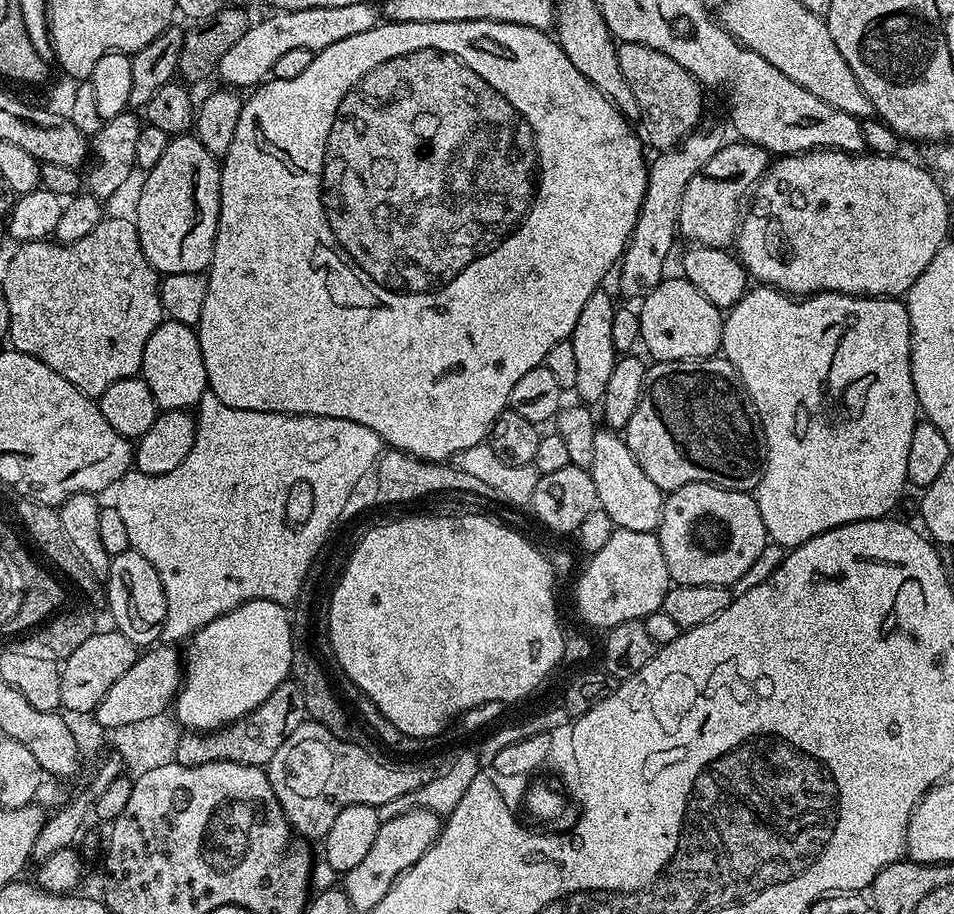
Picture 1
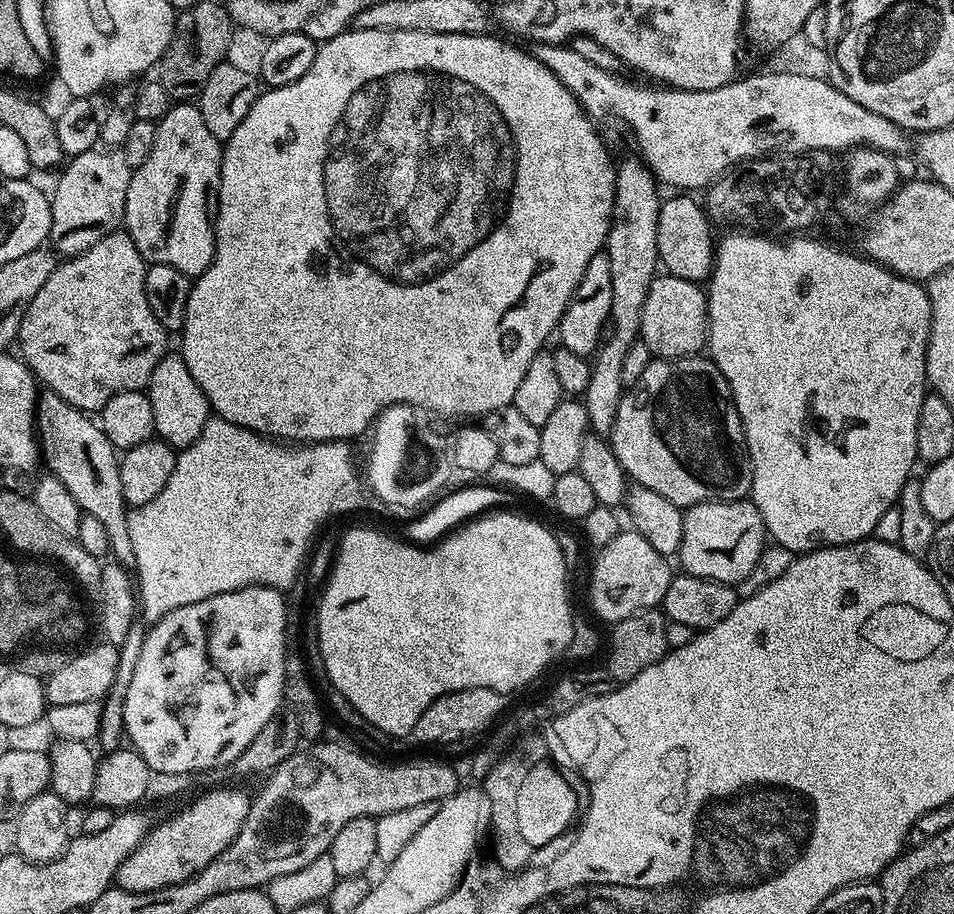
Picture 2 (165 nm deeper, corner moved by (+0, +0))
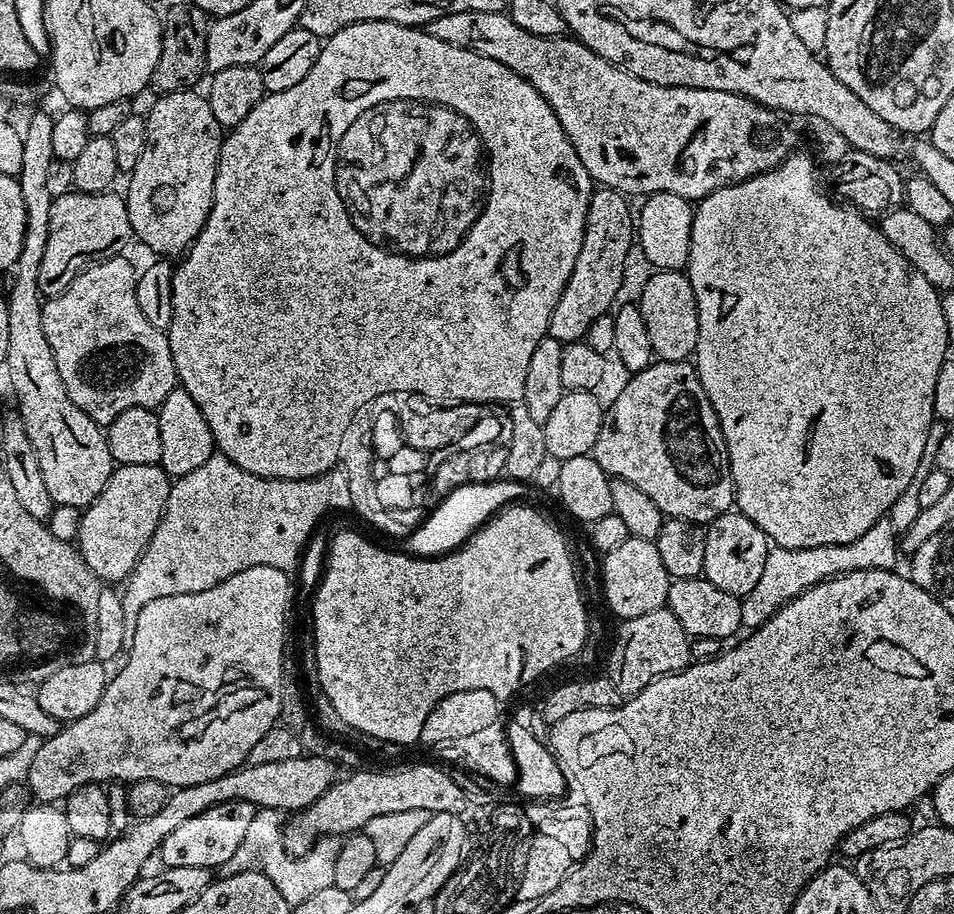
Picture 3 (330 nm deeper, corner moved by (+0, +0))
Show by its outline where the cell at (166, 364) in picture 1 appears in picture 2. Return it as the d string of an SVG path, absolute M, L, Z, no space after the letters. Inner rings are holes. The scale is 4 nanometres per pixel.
M165 354L158 366L154 366L154 374L150 374L146 391L154 410L155 435L174 449L189 448L208 425L210 405L194 374L190 374L183 355Z

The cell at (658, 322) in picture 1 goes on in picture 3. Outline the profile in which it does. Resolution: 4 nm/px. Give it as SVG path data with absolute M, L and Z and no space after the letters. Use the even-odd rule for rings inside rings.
M656 270L640 292L638 307L650 334L650 346L661 360L688 360L698 342L698 310L692 284L683 271Z

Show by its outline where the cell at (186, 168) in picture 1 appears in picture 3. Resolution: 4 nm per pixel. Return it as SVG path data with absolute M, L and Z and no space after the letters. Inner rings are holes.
M185 90L157 95L155 99L152 109L146 112L148 145L142 150L142 158L138 158L138 166L134 166L127 177L126 203L133 237L137 241L140 239L150 251L157 252L157 257L173 258L188 251L208 221L225 133L218 118L214 118L214 110L210 110L207 95L200 93L199 96L196 90Z

